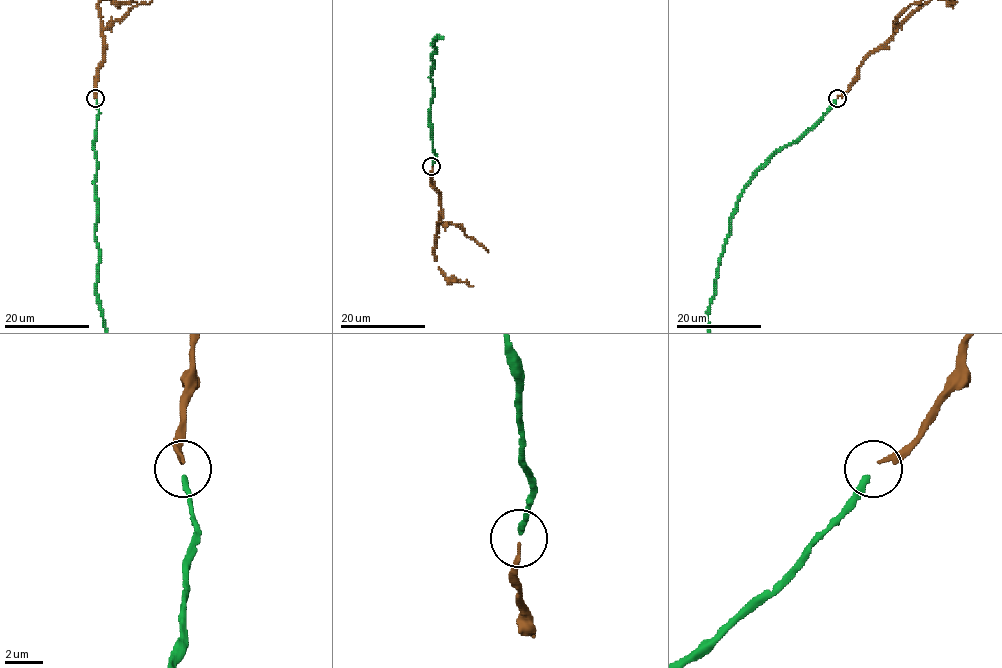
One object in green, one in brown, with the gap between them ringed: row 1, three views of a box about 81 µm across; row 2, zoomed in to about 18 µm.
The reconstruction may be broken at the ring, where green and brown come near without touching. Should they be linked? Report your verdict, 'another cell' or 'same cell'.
same cell

